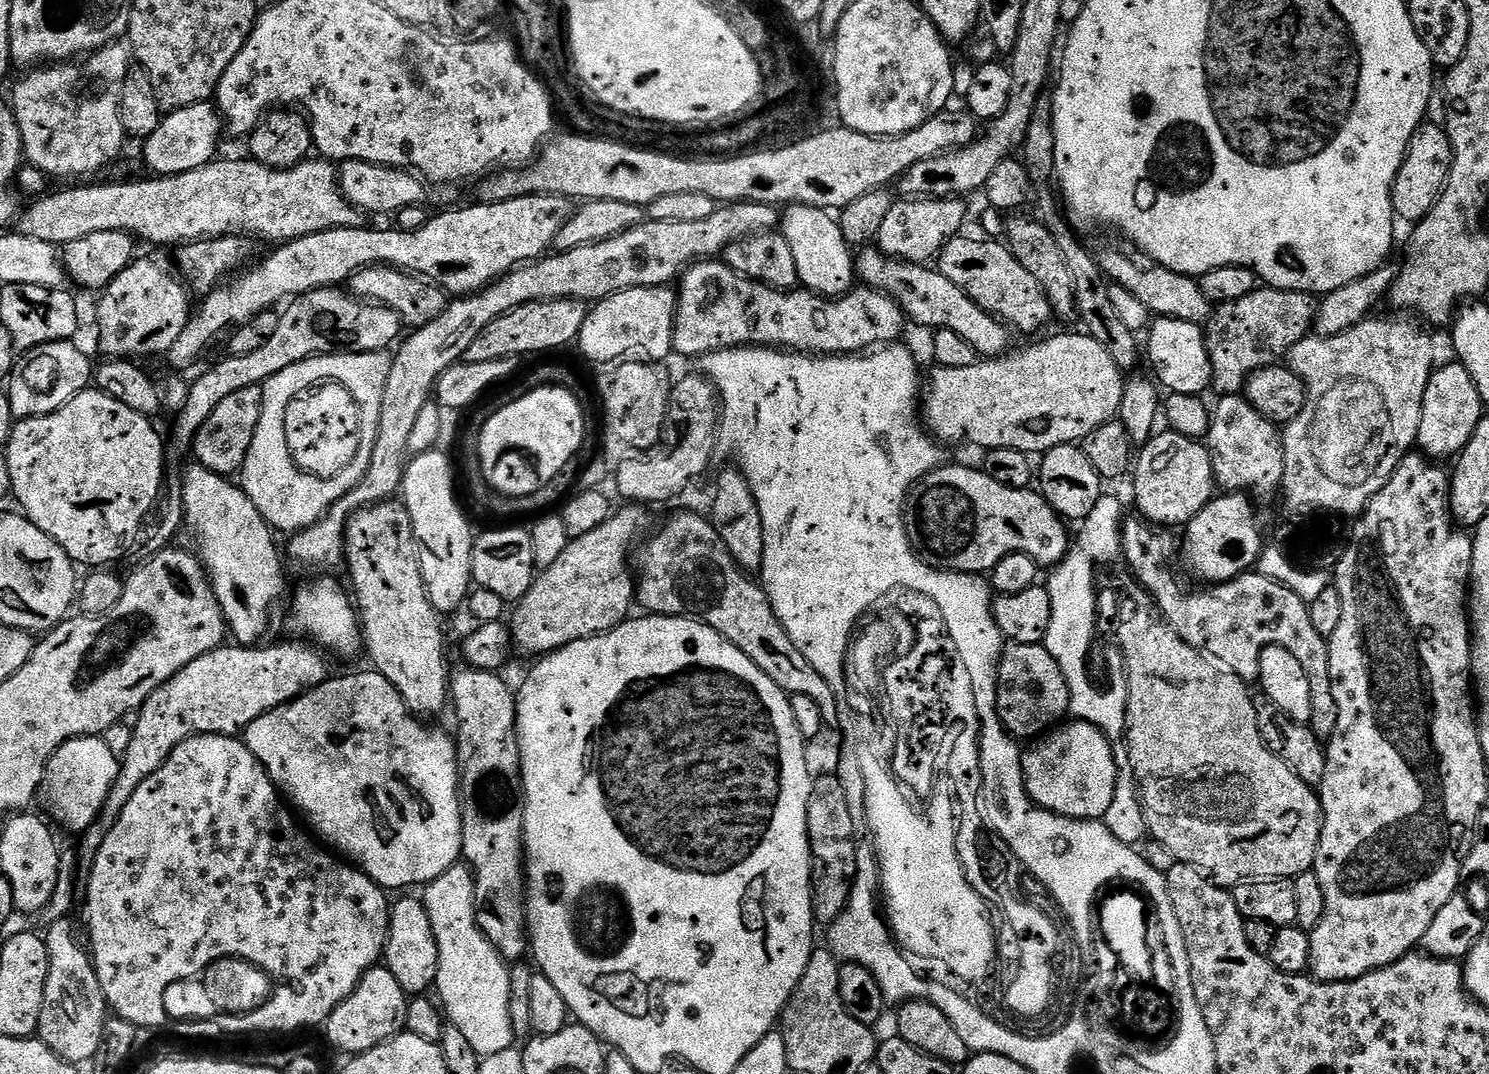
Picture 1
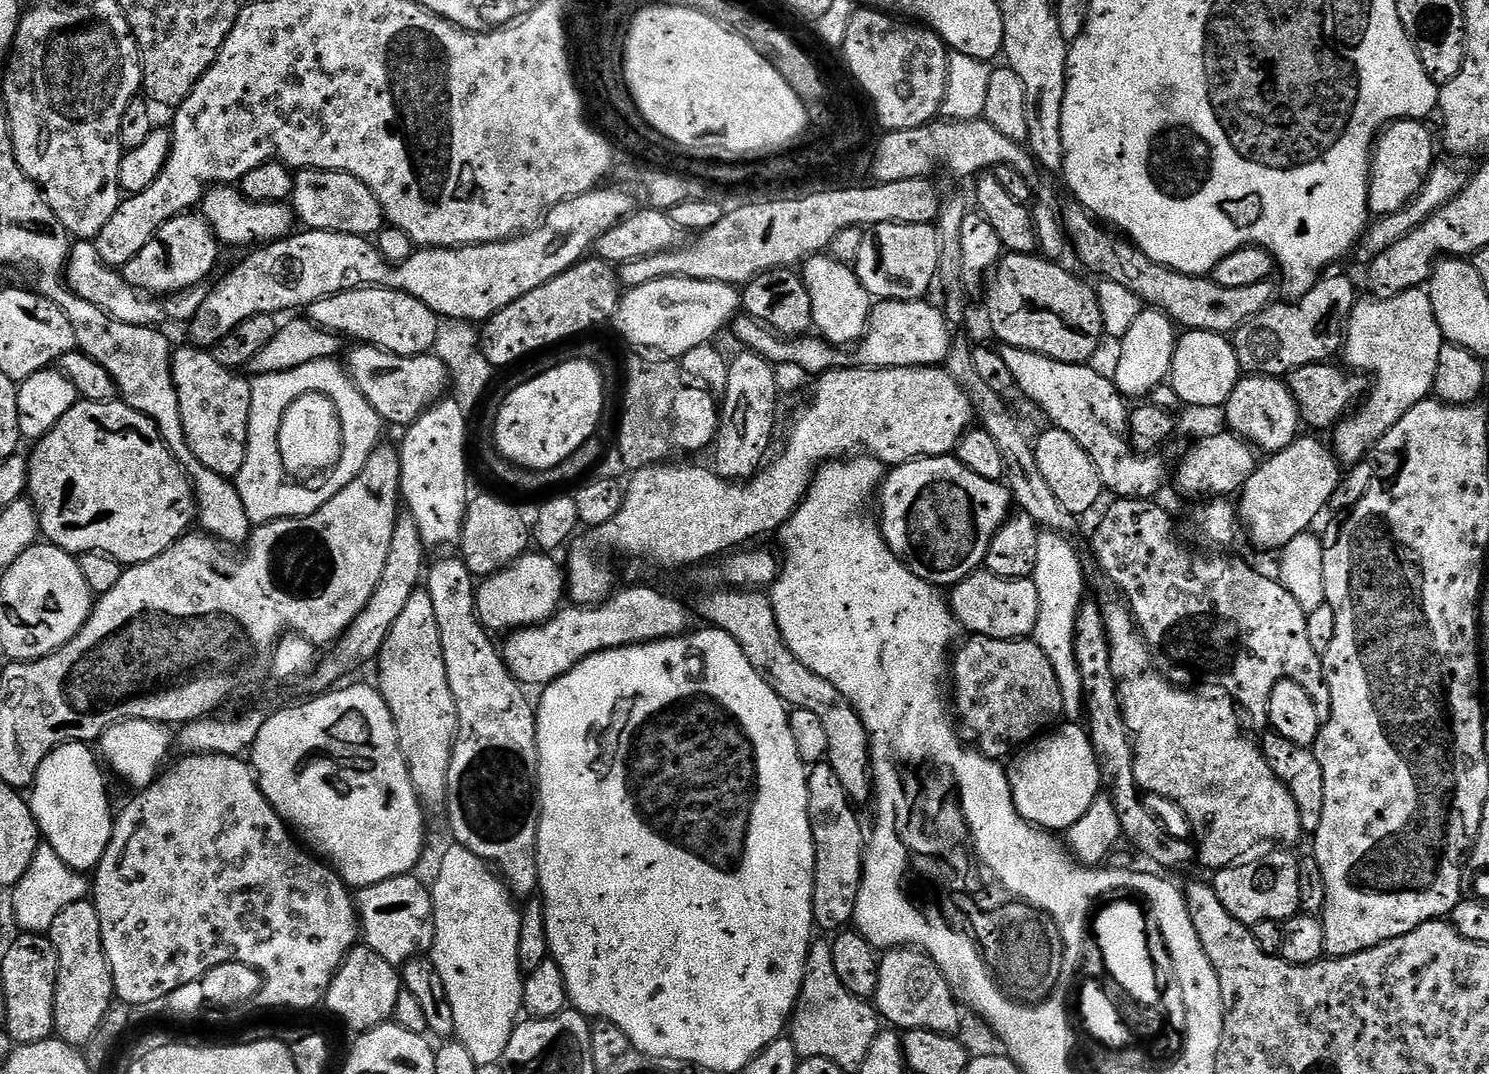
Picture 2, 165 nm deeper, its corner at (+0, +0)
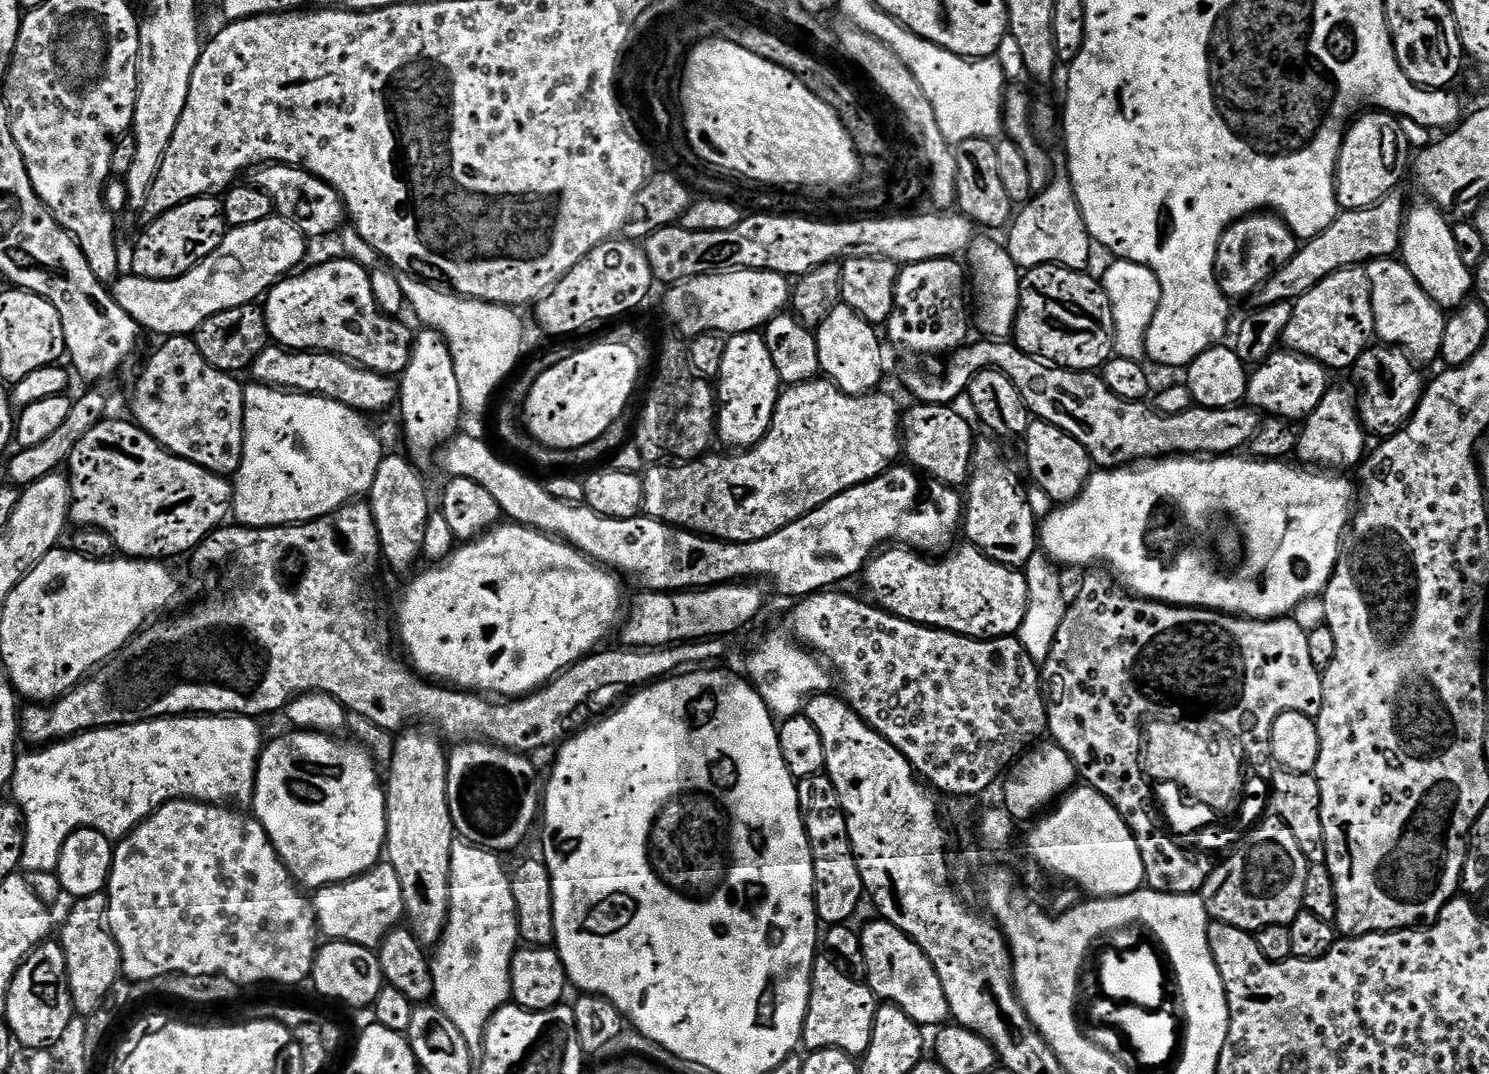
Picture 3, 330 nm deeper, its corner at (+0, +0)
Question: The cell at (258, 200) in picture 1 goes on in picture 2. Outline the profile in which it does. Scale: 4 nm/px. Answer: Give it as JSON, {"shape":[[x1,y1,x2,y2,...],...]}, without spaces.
{"shape":[[217,186,209,188,204,194,202,201,202,215,208,225,212,228,212,233,221,245,232,248,244,248,247,244,250,246,263,246,271,244,273,240,282,240,293,231,294,213,287,203,282,204,258,204,250,202,236,186]]}

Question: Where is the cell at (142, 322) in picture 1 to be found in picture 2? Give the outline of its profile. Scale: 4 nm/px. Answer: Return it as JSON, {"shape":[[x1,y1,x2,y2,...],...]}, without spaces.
{"shape":[[203,215,176,216,165,222,156,231,154,238,150,238,150,242,146,242,146,246,134,254,134,258,122,269,122,275,127,284,134,285,141,292,164,298,169,294,183,292,186,288,203,285,203,280,215,270,220,251,222,245]]}

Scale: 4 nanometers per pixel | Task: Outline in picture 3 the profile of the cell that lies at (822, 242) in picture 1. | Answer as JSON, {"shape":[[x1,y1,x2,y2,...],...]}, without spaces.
{"shape":[[843,302,834,310,830,310,830,314,826,314,826,318,819,328,815,329,820,371,846,394,866,396,869,392,877,391,881,387,880,379,884,376,884,348,880,345,876,332,877,329,873,324,866,322,866,318,859,316,856,311]]}

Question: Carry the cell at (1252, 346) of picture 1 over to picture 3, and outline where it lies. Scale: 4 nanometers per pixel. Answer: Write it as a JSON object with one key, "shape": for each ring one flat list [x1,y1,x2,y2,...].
{"shape":[[1353,266,1330,274,1330,278,1322,278,1314,290,1306,290,1302,298,1295,300,1290,322,1286,322,1282,344,1287,351,1308,356,1329,370,1351,369,1357,358,1373,343,1375,336,1368,270,1364,266]]}

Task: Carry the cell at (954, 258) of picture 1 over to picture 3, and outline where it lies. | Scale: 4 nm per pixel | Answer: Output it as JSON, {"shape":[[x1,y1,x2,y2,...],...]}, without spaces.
{"shape":[[1043,264,1037,268,1029,268,1020,277,1020,301,1018,302,1018,312,1016,316,1016,327,1014,333,1014,343,1026,354,1030,354,1035,360,1045,361,1057,368,1069,368,1072,372,1096,372,1103,369,1108,361,1113,359,1116,347,1114,346,1114,310,1110,306,1110,298,1106,298,1106,290,1099,279,1087,276,1087,271,1077,270,1072,266,1063,264]]}

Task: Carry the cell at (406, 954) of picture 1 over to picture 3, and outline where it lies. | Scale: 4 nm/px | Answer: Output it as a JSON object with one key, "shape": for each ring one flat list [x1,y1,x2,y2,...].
{"shape":[[387,862,375,864,369,872,364,872,353,880,343,880,341,884,325,884,323,888,315,889,311,902,316,911,316,925,328,940,341,940,373,950,379,949,386,934,401,927,405,919,402,882,398,882,398,870,394,870,394,866]]}

